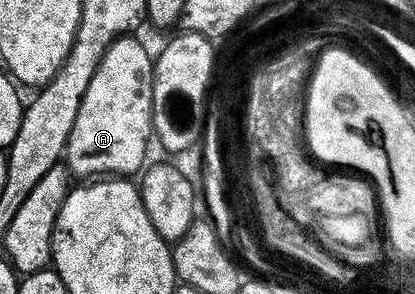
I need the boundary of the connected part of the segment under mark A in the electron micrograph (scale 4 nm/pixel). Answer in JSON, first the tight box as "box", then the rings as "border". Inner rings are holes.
{"box":[62,34,154,178],"border":[[[132,34],[120,36],[113,44],[110,45],[110,47],[108,47],[106,54],[102,58],[102,62],[98,66],[98,70],[94,74],[94,78],[90,78],[90,86],[86,86],[86,94],[78,106],[78,118],[74,118],[74,130],[70,130],[68,146],[64,149],[64,155],[62,157],[63,163],[66,165],[69,173],[71,173],[73,177],[84,176],[80,178],[96,178],[101,174],[111,174],[116,178],[132,178],[145,167],[146,159],[144,160],[144,155],[148,152],[148,139],[151,141],[154,136],[152,127],[152,77],[154,56],[152,52],[150,54],[146,49],[144,49],[142,41],[135,40],[134,37],[135,35]]]}

